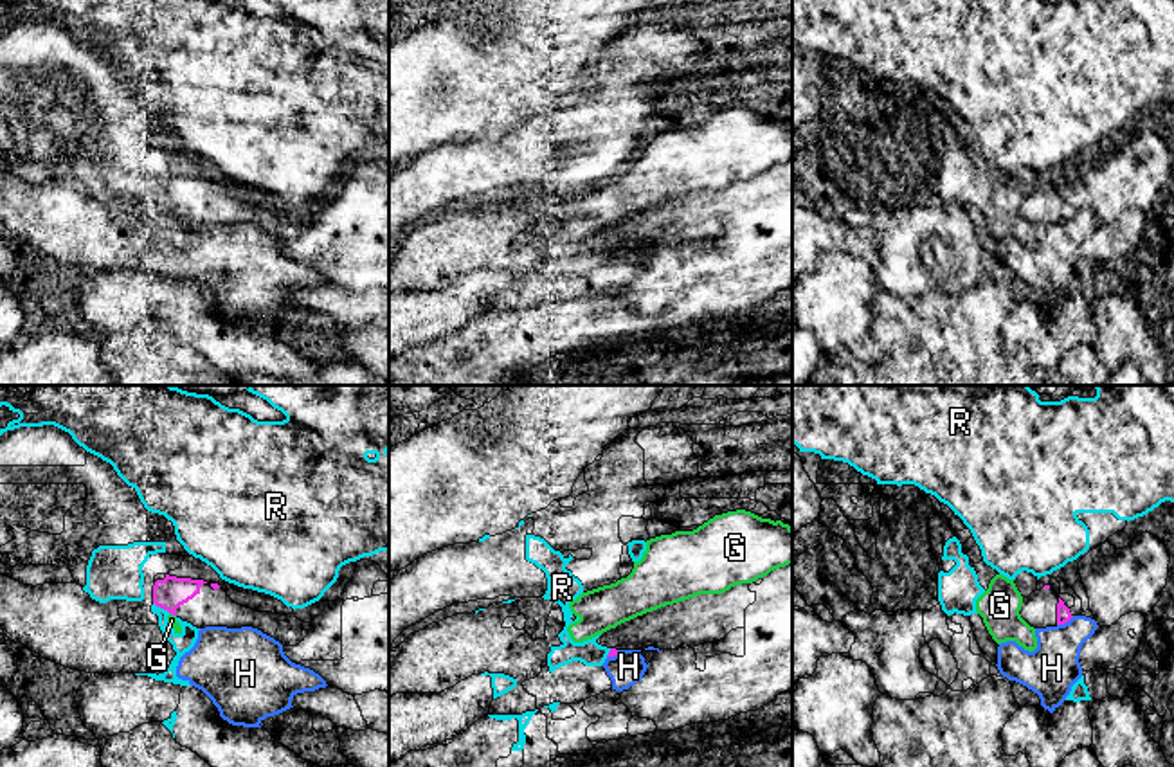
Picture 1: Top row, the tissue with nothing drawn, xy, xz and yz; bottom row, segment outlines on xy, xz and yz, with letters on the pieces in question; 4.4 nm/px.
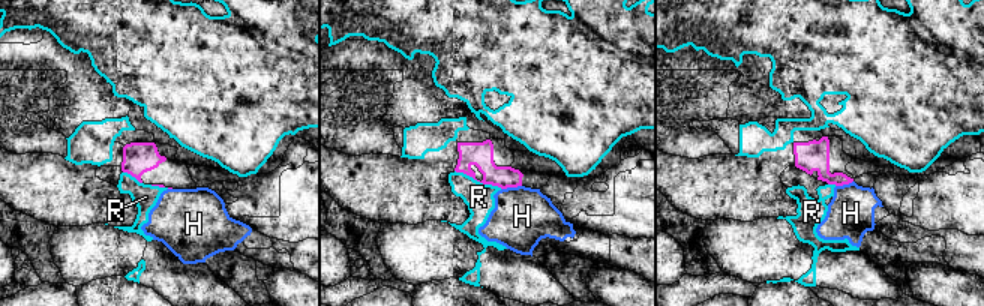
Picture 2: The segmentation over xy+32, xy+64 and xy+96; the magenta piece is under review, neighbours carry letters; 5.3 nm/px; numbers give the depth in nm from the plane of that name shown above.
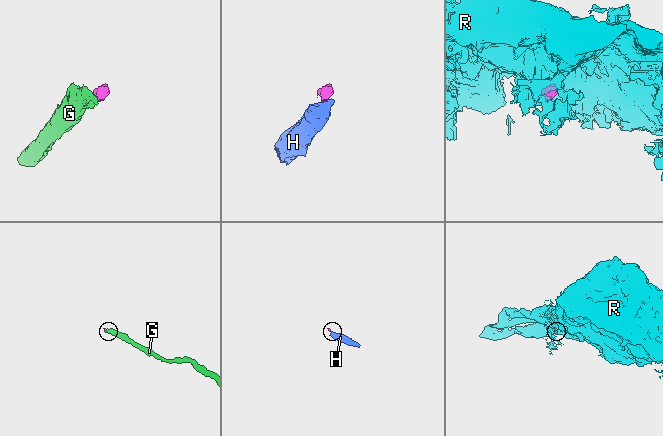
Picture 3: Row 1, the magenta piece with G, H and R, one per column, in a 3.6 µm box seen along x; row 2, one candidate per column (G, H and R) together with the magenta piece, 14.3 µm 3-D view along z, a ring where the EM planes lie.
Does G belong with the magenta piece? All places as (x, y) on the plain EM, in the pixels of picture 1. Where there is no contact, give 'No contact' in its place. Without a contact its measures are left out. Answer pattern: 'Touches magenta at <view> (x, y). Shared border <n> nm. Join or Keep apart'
Touches magenta at xy (171, 209). Shared border 30 nm. Keep apart

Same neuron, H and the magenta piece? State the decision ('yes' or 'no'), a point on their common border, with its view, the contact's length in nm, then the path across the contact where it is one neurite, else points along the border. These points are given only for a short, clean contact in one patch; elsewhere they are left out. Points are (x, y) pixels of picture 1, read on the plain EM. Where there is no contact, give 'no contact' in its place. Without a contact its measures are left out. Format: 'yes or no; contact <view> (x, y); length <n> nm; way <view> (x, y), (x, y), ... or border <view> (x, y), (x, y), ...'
no; contact yz (1065, 218); length 90 nm; border yz (1074, 213), (1057, 222)

